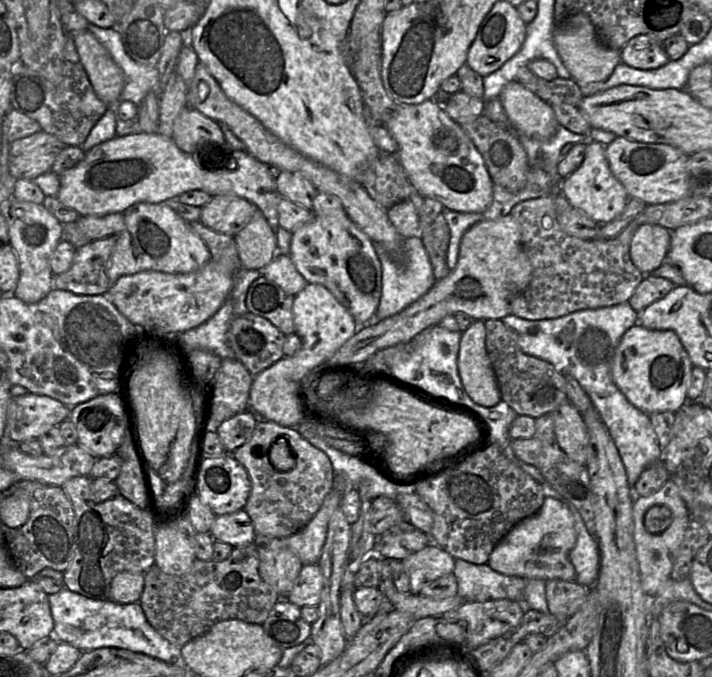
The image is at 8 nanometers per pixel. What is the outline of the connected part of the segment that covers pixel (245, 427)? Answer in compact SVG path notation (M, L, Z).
M250 409L238 413L223 421L216 429L224 448L233 452L246 443L252 436L260 418Z

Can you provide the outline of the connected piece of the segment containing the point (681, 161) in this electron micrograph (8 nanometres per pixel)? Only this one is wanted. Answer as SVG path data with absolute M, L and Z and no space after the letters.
M617 137L605 147L613 175L626 189L630 198L649 205L678 201L689 196L688 155L666 144L650 144Z

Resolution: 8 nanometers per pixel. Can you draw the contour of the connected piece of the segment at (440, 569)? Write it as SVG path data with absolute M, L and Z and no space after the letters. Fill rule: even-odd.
M427 545L401 560L409 575L411 594L419 594L426 583L453 573L454 558L438 546Z

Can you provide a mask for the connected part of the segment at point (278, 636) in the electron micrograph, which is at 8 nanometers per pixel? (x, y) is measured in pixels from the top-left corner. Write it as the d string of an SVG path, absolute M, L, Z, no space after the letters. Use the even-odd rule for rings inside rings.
M279 599L262 623L266 636L282 650L296 646L311 637L311 624L301 615L301 607Z

